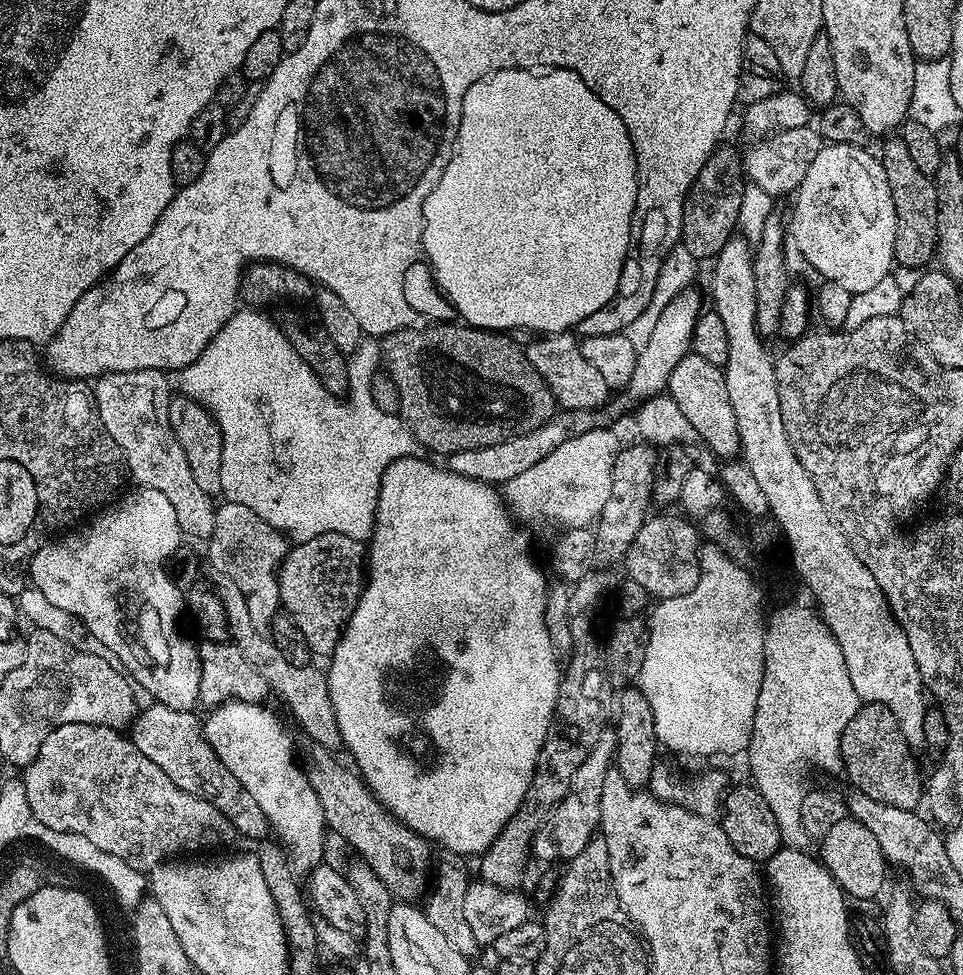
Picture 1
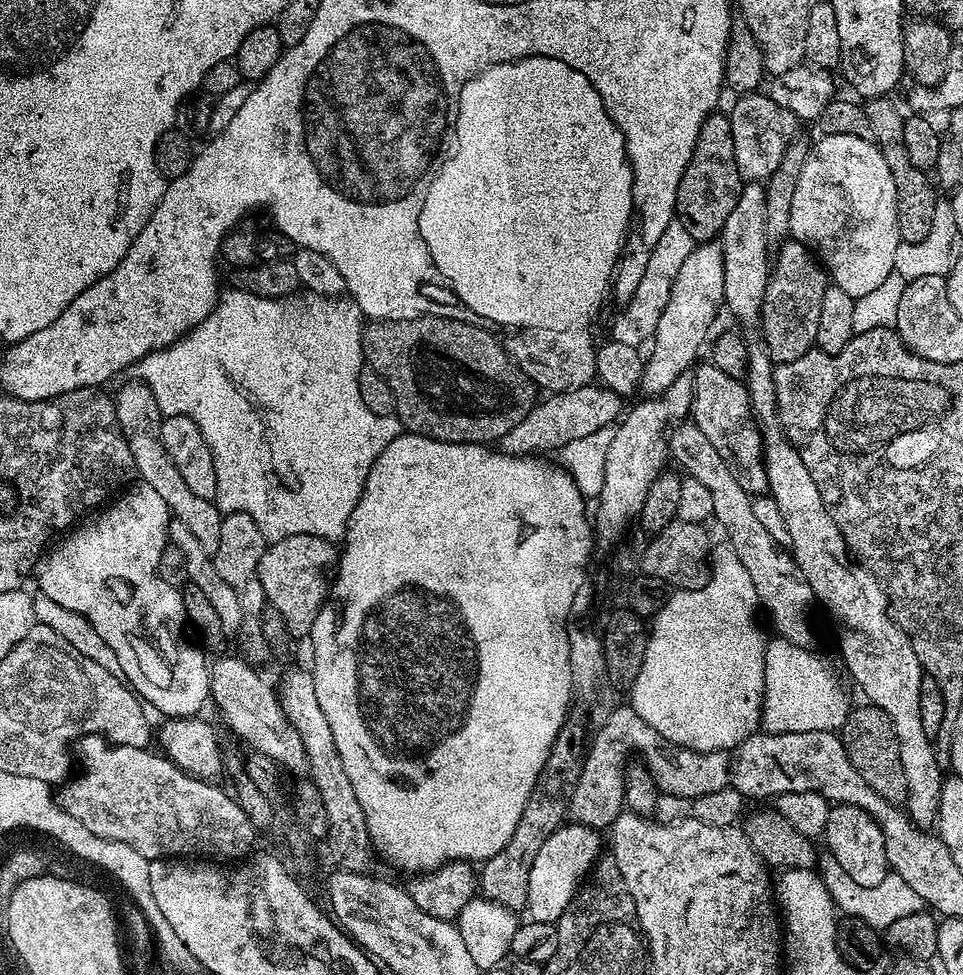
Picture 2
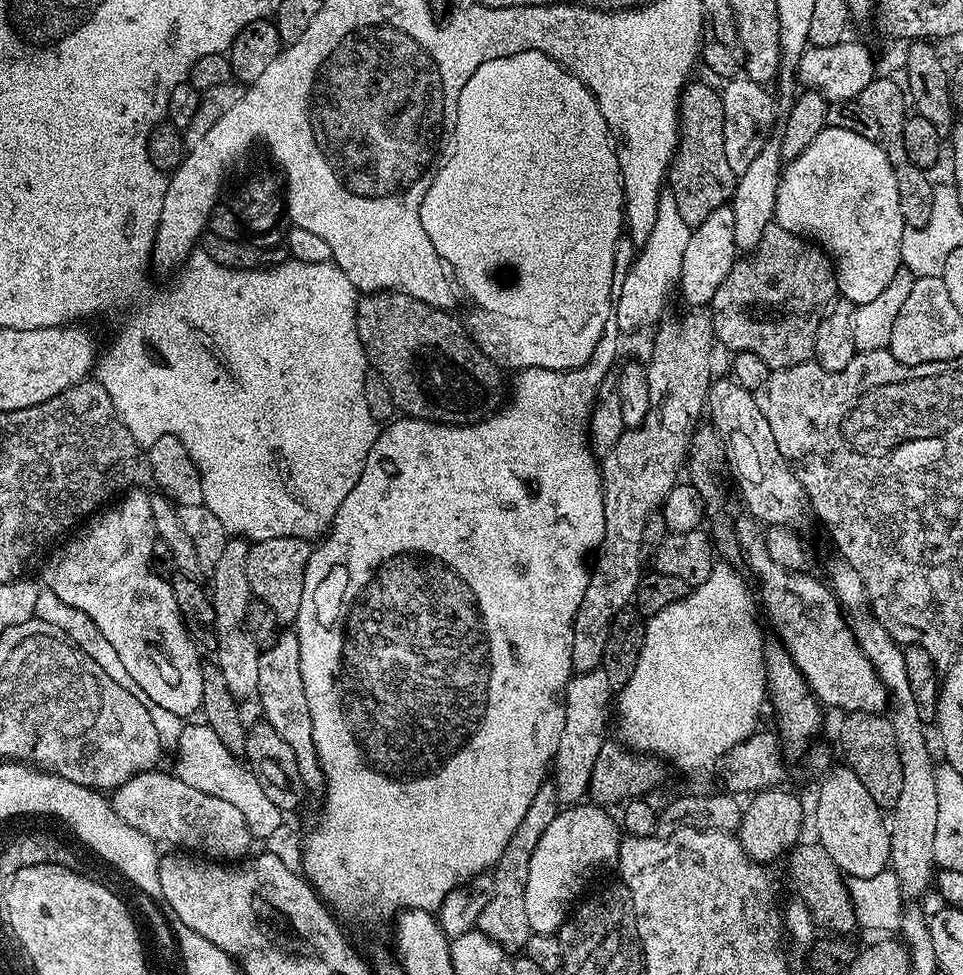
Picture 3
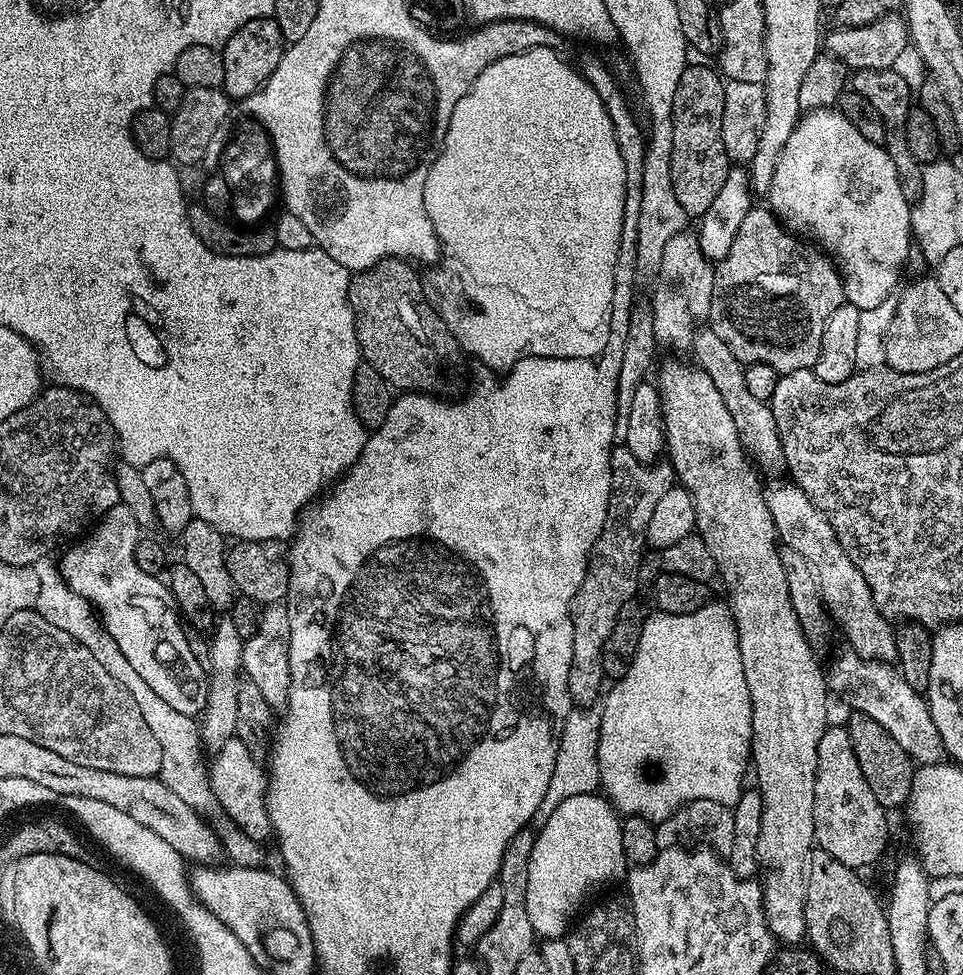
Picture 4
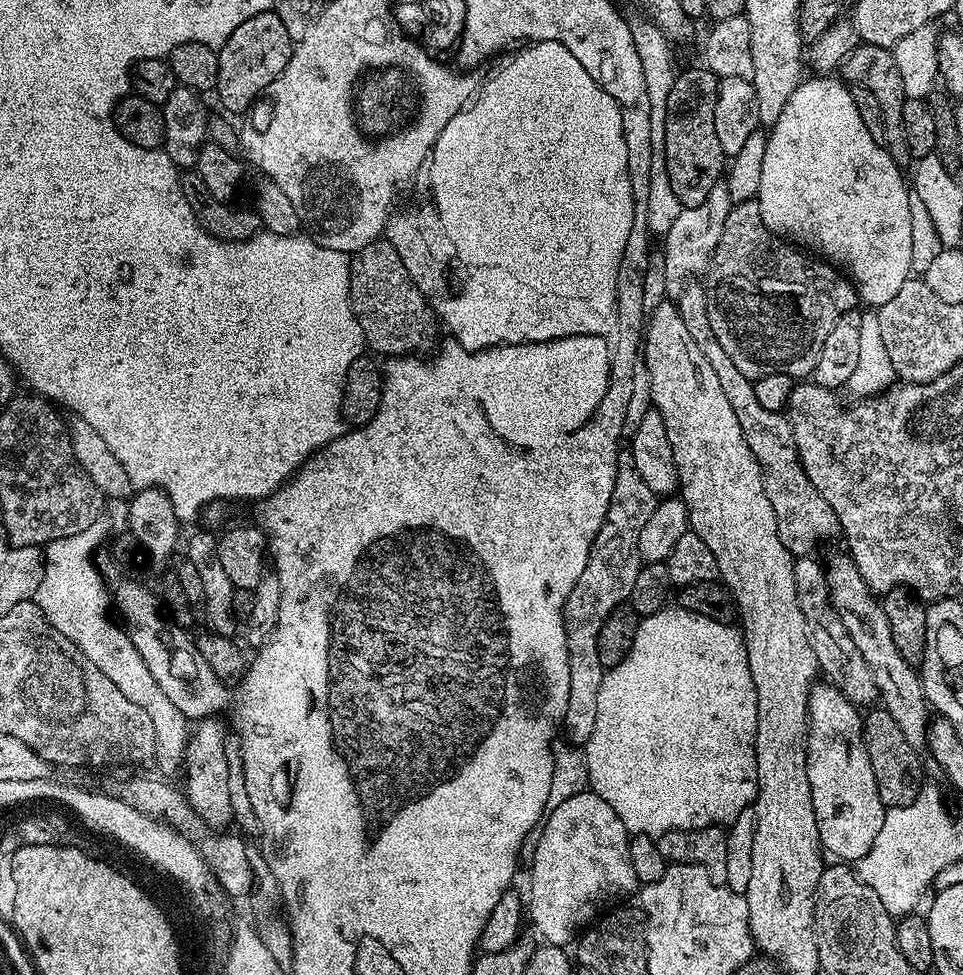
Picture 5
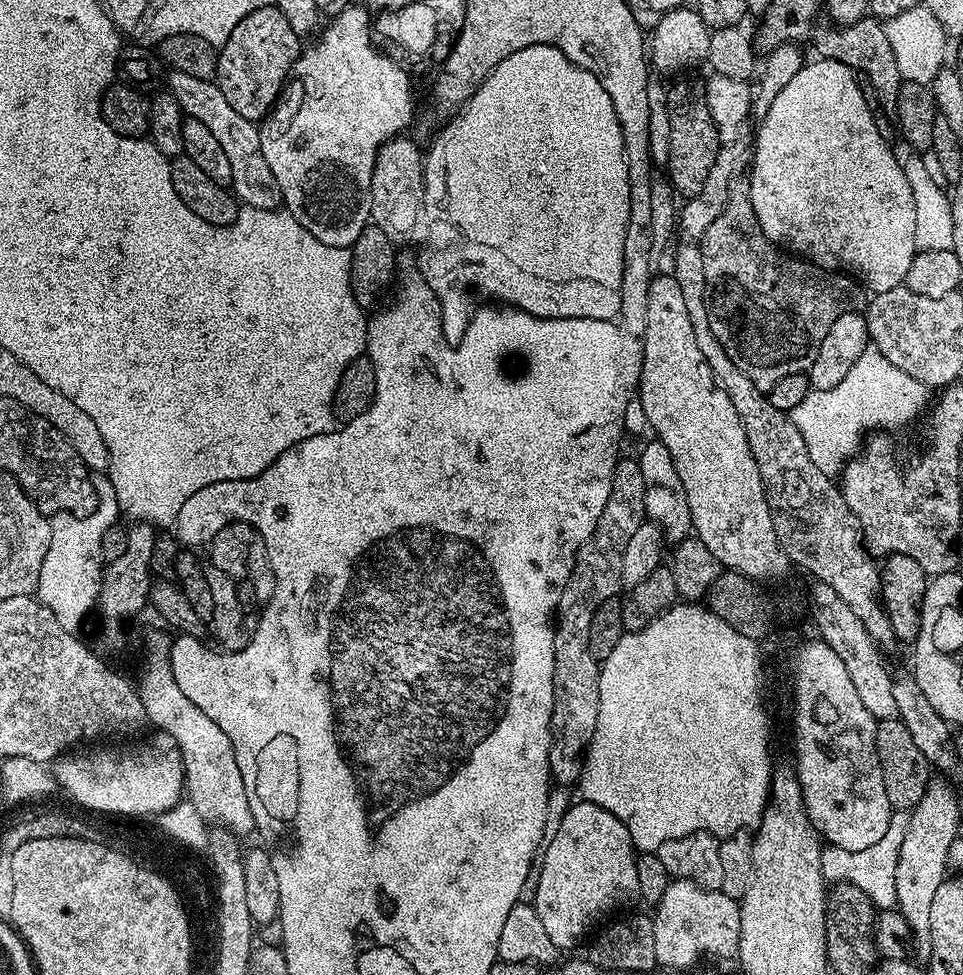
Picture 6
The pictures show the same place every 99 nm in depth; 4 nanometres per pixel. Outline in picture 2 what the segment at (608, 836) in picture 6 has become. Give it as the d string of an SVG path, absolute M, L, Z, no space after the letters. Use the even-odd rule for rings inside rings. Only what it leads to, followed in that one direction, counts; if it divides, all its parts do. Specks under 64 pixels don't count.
M565 822L554 834L550 834L550 838L546 838L546 842L542 842L542 850L538 850L534 866L530 866L530 894L526 912L531 920L557 923L602 855L600 836L601 833L595 828Z

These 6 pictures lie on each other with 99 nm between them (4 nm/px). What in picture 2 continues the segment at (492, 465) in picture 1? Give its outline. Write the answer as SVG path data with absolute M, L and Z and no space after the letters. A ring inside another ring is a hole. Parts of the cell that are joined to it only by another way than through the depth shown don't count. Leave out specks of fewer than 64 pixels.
M705 241L692 249L684 265L678 270L673 289L670 290L670 301L666 302L666 307L662 310L662 316L658 318L658 326L655 327L655 334L650 341L652 350L645 359L640 379L639 389L643 395L653 397L665 392L671 382L685 375L695 363L694 358L702 348L718 310L723 309L723 257L719 241ZM590 383L586 387L575 388L574 391L557 392L541 399L530 414L526 416L512 430L508 431L498 442L499 449L510 456L529 456L537 454L546 454L548 450L559 451L568 443L581 439L593 432L609 426L611 427L623 413L623 397L615 394L614 391L601 384Z

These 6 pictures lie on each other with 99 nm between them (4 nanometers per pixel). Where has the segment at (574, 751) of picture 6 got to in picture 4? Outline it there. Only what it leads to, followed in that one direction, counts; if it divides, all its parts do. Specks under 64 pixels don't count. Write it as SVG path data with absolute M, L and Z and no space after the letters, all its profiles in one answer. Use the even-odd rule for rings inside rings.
M623 446L613 447L610 466L612 493L604 529L588 555L588 572L582 578L578 594L572 599L574 654L568 693L576 706L592 706L601 699L606 684L602 670L602 646L610 630L614 630L618 610L622 610L622 606L626 606L626 602L637 595L636 588L641 587L640 562L646 555L650 518L654 515L654 506L658 506L662 494L674 487L671 464L657 462L649 467L634 458L634 454L630 454L630 450Z

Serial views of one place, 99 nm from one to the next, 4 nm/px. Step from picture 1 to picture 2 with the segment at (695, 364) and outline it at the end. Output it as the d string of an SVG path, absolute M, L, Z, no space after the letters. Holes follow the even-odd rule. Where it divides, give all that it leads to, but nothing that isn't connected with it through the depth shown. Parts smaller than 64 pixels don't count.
M711 362L700 364L692 372L691 421L713 444L714 450L726 460L742 490L746 490L751 496L763 495L768 488L763 459L763 432L752 412L748 387L743 381L723 373Z

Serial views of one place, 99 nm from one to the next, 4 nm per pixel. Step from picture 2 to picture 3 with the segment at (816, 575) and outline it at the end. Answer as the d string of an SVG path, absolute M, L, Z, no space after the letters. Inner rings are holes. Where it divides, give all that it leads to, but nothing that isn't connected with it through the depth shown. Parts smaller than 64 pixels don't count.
M837 562L826 575L836 601L846 610L848 625L852 628L858 646L880 675L880 681L890 693L890 719L894 726L898 758L902 762L902 794L898 794L896 807L890 812L890 869L897 875L904 898L920 898L928 891L934 880L934 834L938 830L938 782L937 765L932 764L932 752L924 737L925 721L918 718L914 698L910 694L910 678L906 678L904 648L886 634L883 624L876 621L871 607L865 606L868 591L854 566ZM864 604L864 608L863 608ZM893 696L893 700L892 700ZM933 868L933 870L932 870Z

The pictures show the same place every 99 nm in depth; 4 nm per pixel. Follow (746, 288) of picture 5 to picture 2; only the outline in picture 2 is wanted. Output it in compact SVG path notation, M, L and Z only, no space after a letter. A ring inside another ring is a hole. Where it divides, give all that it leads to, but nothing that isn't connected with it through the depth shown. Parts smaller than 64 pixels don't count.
M790 238L783 241L779 248L780 254L777 258L775 255L763 296L760 327L761 339L769 356L775 363L788 364L815 347L828 276L817 257L804 244Z

